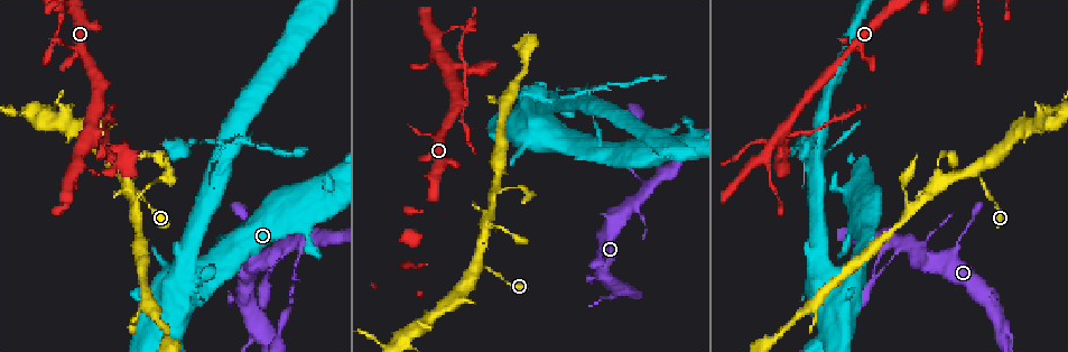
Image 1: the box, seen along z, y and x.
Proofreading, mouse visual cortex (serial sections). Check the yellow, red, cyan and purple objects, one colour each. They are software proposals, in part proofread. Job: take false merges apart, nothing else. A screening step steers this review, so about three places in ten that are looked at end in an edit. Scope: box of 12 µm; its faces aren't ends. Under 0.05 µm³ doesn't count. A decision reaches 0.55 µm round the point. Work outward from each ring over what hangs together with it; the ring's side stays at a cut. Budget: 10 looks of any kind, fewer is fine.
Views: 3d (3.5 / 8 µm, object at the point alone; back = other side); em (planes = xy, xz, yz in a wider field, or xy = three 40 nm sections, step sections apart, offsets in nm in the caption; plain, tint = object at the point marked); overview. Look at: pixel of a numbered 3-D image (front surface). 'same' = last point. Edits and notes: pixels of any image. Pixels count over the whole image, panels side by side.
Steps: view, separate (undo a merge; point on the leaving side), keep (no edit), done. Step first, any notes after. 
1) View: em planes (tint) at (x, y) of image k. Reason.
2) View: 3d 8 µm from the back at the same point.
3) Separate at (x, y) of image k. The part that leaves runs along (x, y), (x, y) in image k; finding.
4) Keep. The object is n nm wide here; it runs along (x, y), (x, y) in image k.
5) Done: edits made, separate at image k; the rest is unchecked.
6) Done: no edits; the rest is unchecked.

View: 3d 8 µm at (912, 210) of image 1. Three arms meet.

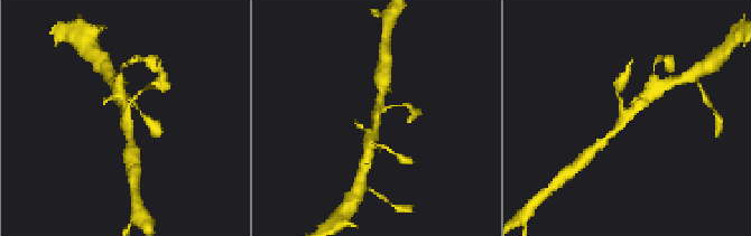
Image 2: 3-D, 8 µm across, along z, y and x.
View: em xy step 5 (tint) at (126, 116) of image 2. 3 arms meet here; the arms are 150, 200, 250 nm wide.

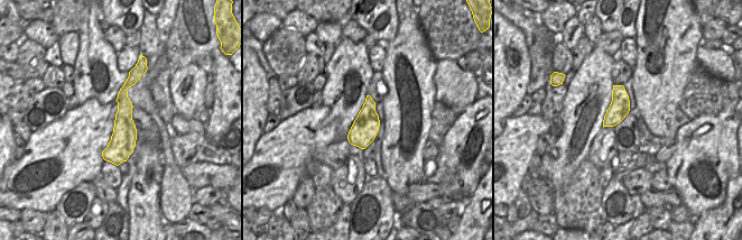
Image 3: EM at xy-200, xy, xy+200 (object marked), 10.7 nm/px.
Keep. It runs along (650, 97), (633, 109), (604, 142) in image 2; all the same cell.

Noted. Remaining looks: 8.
View: 3d 8 µm from the back at (780, 133) of image 1. Two arms at a narrow angle.

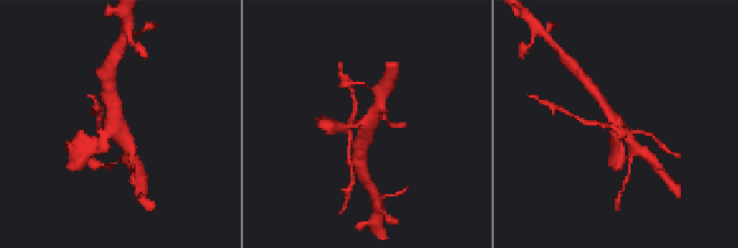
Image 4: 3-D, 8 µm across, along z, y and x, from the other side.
View: 3d 3.5 µm from the back at (116, 126) of image 4. Zoom in.

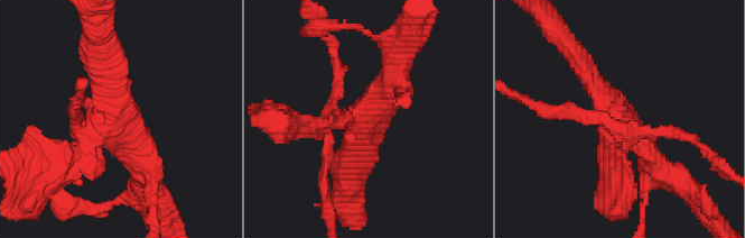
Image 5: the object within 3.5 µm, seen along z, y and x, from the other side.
View: em planes (tint) at (366, 123) of image 5.

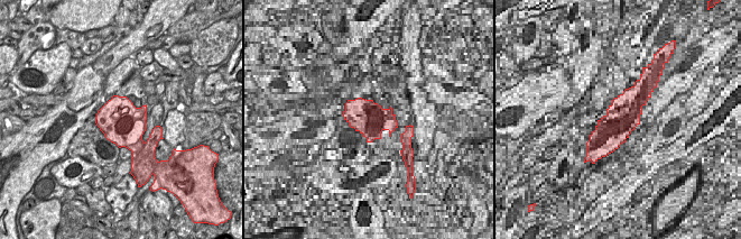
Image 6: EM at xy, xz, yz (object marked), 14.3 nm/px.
Separate at (338, 70) of image 5. Two cells meet here.

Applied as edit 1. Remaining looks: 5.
View: overview.

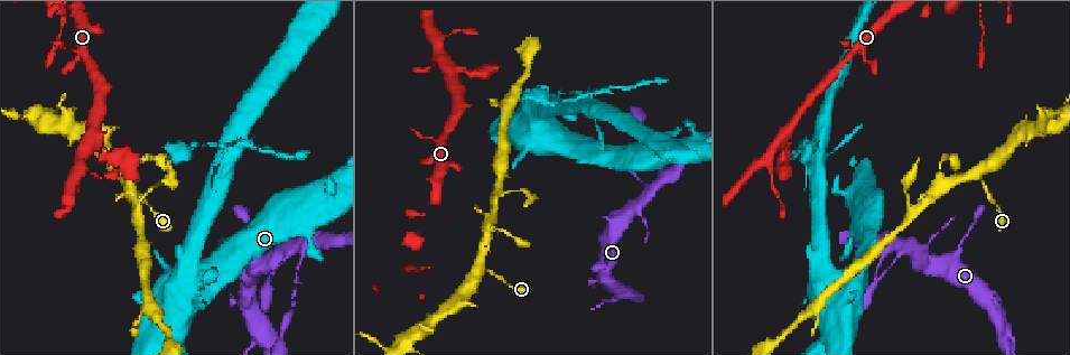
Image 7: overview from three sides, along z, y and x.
View: 3d 8 µm at (609, 256) of image 7. A narrow waist.

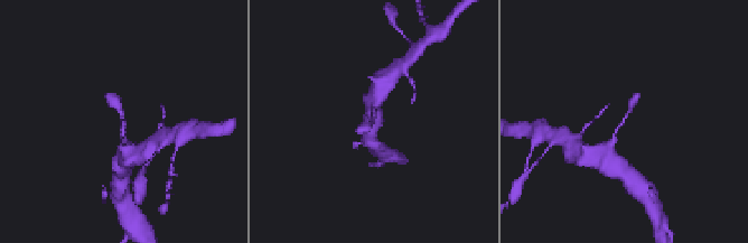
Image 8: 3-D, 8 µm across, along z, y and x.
View: 3d 3.5 µm from the back at (122, 120) of image 8. Zoom in.

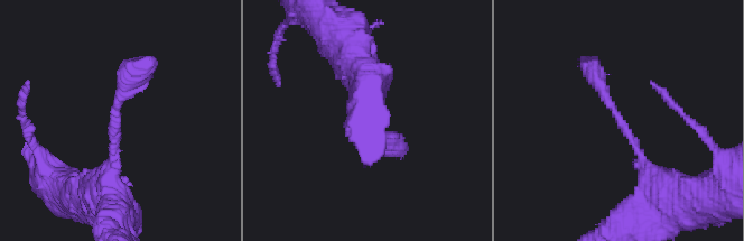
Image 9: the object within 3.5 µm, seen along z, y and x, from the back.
View: em xy step 3 (tint) at (114, 120) of image 9.

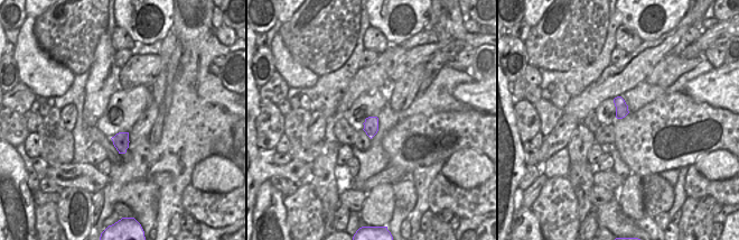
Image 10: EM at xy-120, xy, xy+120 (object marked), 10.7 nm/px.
Keep. It runs along (650, 187), (639, 149), (589, 63) in image 9; one cell here.

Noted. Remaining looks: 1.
Done: edits made, separate at image 5; the rest is unchecked.

